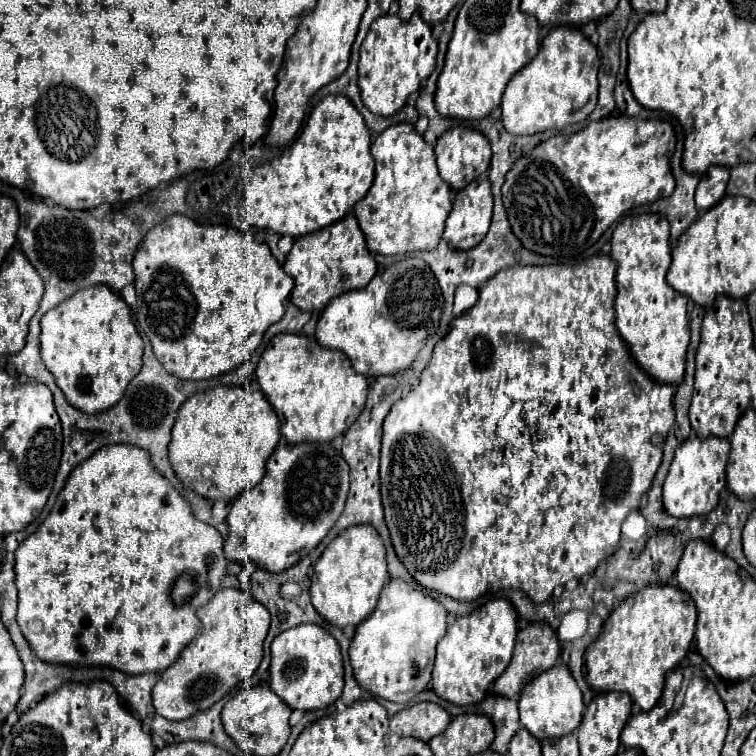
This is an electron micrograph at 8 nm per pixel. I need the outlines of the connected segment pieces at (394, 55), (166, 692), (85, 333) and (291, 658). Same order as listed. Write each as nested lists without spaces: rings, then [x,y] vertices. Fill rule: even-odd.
[[[390,14],[376,18],[362,42],[358,64],[358,88],[366,108],[378,116],[392,116],[400,110],[406,98],[418,92],[422,82],[432,74],[436,52],[438,44],[432,36],[432,28],[420,16],[412,16],[408,22]]]
[[[220,588],[212,600],[200,606],[198,620],[202,632],[182,650],[180,658],[160,674],[160,680],[152,690],[156,712],[168,720],[182,720],[208,710],[238,682],[256,672],[262,662],[262,644],[268,634],[270,616],[248,592]]]
[[[104,284],[76,292],[46,312],[40,326],[40,356],[66,400],[80,412],[96,414],[114,406],[142,368],[144,342],[130,318],[130,308]]]
[[[316,624],[294,626],[292,632],[282,632],[272,642],[272,664],[270,664],[270,688],[288,704],[292,710],[320,710],[334,704],[344,688],[344,670],[338,642]]]

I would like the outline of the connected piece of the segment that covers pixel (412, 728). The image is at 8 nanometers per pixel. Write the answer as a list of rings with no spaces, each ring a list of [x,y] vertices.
[[[420,702],[414,704],[396,716],[390,718],[392,734],[400,738],[418,738],[422,742],[432,740],[434,736],[442,734],[450,722],[450,716],[444,708],[434,702]]]

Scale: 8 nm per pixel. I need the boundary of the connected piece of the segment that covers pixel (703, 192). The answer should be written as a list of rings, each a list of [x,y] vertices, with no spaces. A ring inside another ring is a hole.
[[[712,166],[700,176],[700,184],[696,188],[696,208],[700,212],[706,212],[724,198],[728,178],[730,172],[724,166]]]

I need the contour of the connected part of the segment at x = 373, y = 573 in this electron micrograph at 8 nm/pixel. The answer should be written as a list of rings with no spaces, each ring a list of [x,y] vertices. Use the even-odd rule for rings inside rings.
[[[358,524],[356,528],[346,528],[328,544],[318,562],[314,564],[310,598],[316,612],[330,624],[344,628],[348,624],[358,626],[366,620],[378,602],[380,590],[388,580],[386,552],[380,536],[374,528]]]

